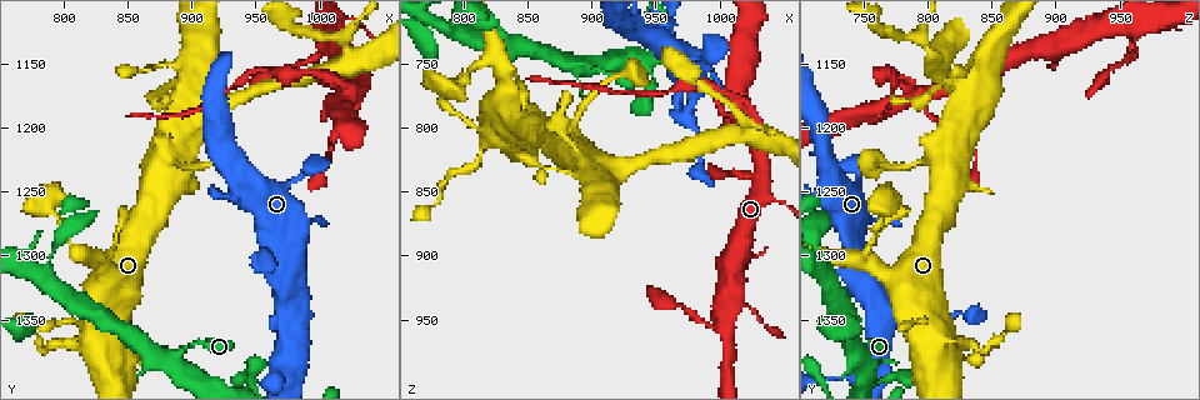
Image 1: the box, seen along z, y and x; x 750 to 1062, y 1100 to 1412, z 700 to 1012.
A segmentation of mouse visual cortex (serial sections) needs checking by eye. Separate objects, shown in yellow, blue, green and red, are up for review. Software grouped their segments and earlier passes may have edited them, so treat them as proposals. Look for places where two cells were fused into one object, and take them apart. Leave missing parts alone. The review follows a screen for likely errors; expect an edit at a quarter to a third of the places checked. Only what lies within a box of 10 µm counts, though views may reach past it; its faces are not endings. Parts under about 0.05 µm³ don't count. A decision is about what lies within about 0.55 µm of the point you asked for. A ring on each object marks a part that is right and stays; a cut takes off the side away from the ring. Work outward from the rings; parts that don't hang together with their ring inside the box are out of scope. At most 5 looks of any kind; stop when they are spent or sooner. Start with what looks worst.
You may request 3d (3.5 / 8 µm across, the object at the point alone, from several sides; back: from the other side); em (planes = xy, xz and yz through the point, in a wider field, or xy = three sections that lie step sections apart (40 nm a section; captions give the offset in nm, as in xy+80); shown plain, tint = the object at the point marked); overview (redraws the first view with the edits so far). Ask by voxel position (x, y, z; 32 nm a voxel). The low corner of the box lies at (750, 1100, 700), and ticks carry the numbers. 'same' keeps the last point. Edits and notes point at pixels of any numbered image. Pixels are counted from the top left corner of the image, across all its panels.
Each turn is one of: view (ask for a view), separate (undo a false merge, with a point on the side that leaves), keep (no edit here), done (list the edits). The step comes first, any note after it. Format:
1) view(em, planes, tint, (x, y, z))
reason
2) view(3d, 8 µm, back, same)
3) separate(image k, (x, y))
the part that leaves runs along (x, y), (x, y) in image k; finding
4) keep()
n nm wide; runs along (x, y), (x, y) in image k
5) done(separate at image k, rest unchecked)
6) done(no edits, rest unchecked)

view(3d, 3.5 µm, (1022, 1174, 786))
thin arm on a thick one

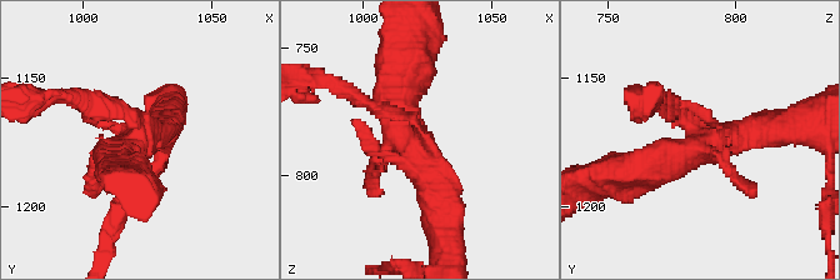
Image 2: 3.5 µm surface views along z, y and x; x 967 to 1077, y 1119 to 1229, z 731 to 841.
view(em, xy, step 5, tint, (1021, 1176, 787))
shape alone is not enough

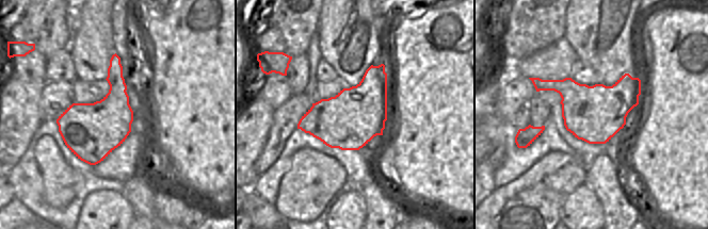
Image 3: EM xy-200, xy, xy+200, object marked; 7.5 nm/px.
separate(image 2, (103, 110))
the part that leaves runs along (136, 129), (133, 114), (98, 101), (40, 98) in image 2; a second cell is stuck on

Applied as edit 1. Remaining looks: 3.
view(3d, 3.5 µm, (902, 1172, 838))

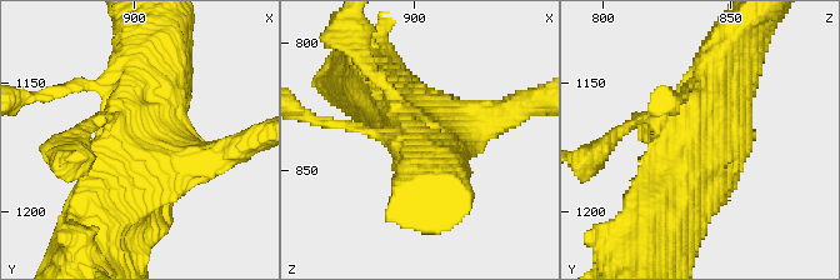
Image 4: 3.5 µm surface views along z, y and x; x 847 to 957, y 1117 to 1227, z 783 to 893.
view(em, planes, tint, (902, 1170, 838))
shape alone is not enough

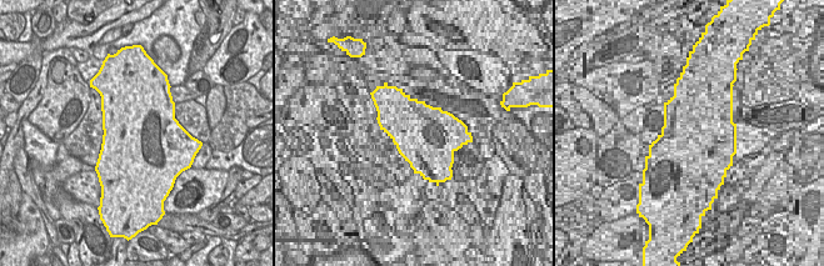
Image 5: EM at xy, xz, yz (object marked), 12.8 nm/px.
view(em, xy, step 2, tint, same)
cut it another way

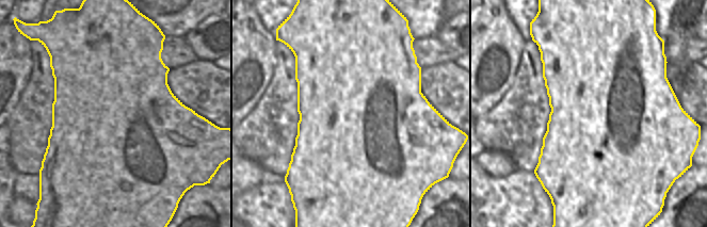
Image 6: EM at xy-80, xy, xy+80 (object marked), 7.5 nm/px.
keep()
runs along (101, 226), (155, 164), (233, 149) in image 4; all the same cell

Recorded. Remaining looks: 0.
done(separate at image 2, rest unchecked)

